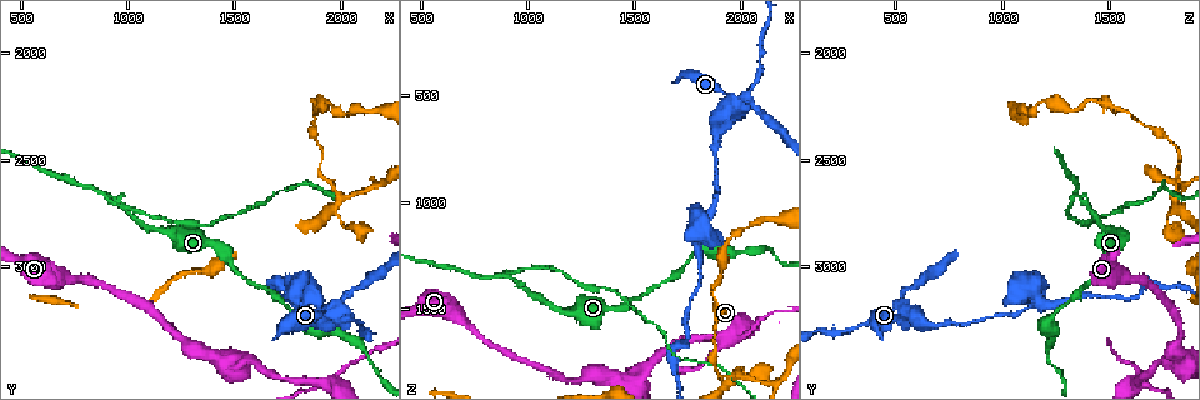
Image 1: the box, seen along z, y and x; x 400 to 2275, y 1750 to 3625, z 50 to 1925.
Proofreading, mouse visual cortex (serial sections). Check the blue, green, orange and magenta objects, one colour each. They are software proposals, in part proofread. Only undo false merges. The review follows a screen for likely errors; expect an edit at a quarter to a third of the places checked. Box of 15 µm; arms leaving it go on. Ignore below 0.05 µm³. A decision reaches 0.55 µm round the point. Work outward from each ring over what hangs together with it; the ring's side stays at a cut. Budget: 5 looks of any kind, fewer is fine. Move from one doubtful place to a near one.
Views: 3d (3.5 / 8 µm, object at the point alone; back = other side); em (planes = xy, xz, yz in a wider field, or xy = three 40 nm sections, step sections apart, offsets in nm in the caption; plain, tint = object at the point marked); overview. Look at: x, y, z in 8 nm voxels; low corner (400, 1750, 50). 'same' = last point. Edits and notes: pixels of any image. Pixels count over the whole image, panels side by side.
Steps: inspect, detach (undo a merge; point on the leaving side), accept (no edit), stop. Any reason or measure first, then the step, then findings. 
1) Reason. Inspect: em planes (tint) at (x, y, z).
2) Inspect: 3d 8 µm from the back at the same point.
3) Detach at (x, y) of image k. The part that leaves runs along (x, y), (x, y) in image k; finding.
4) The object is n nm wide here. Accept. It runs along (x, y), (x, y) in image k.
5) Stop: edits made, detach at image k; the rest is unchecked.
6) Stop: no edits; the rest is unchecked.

Three arms meet. Inspect: 3d 8 µm from the back at (920, 2680, 1360).

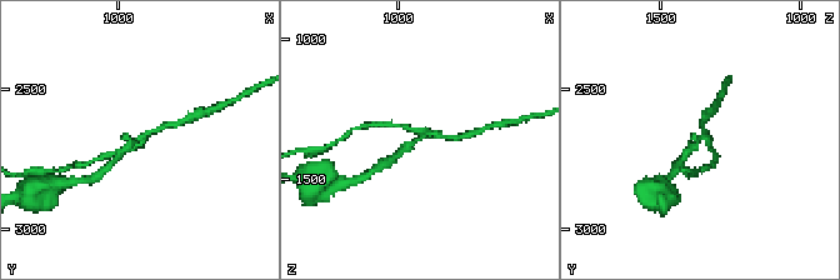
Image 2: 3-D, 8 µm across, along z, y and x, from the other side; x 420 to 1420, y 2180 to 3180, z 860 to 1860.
3 arms meet here; the arms are 150, 200, 200 nm wide. Inspect: em planes (tint) at (920, 2680, 1360).

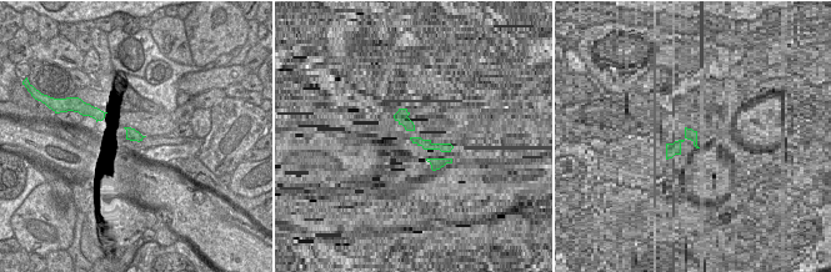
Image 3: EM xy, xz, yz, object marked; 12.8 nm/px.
Accept. It runs along (683, 158), (700, 136), (713, 153) in image 2; one cell here.

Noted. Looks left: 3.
Inspect: 3d 3.5 µm at (1890, 3540, 1630).

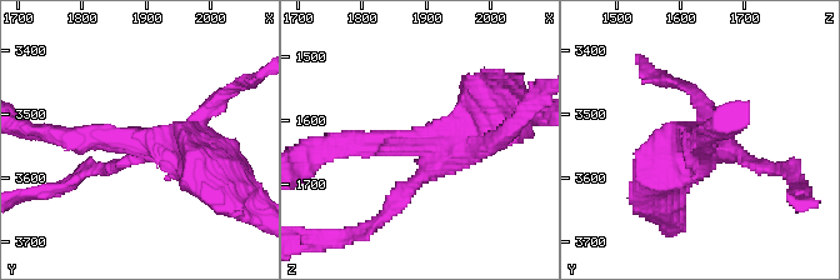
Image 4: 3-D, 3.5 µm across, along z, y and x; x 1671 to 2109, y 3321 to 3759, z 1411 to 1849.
4 arms meet here; the arms are 200, 300, 400, 500 nm wide. Inspect: em xy step 1 (tint) at (1890, 3550, 1630).

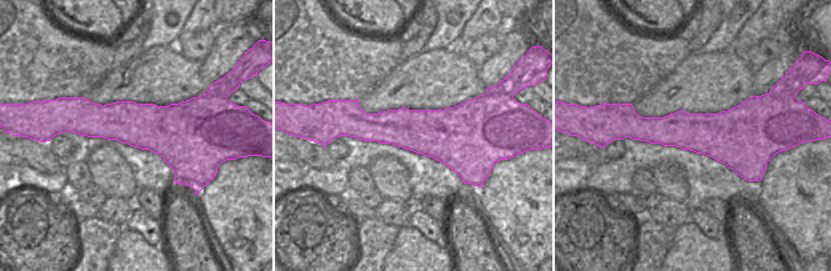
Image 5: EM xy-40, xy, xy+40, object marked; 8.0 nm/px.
The object is 420 nm wide here. Detach at (405, 195) of image 4. The part that leaves runs along (439, 160), (394, 209), (351, 238) in image 4; two cells meet here.

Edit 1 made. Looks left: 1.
Stop: edits made, detach at image 4; the rest is unchecked.

